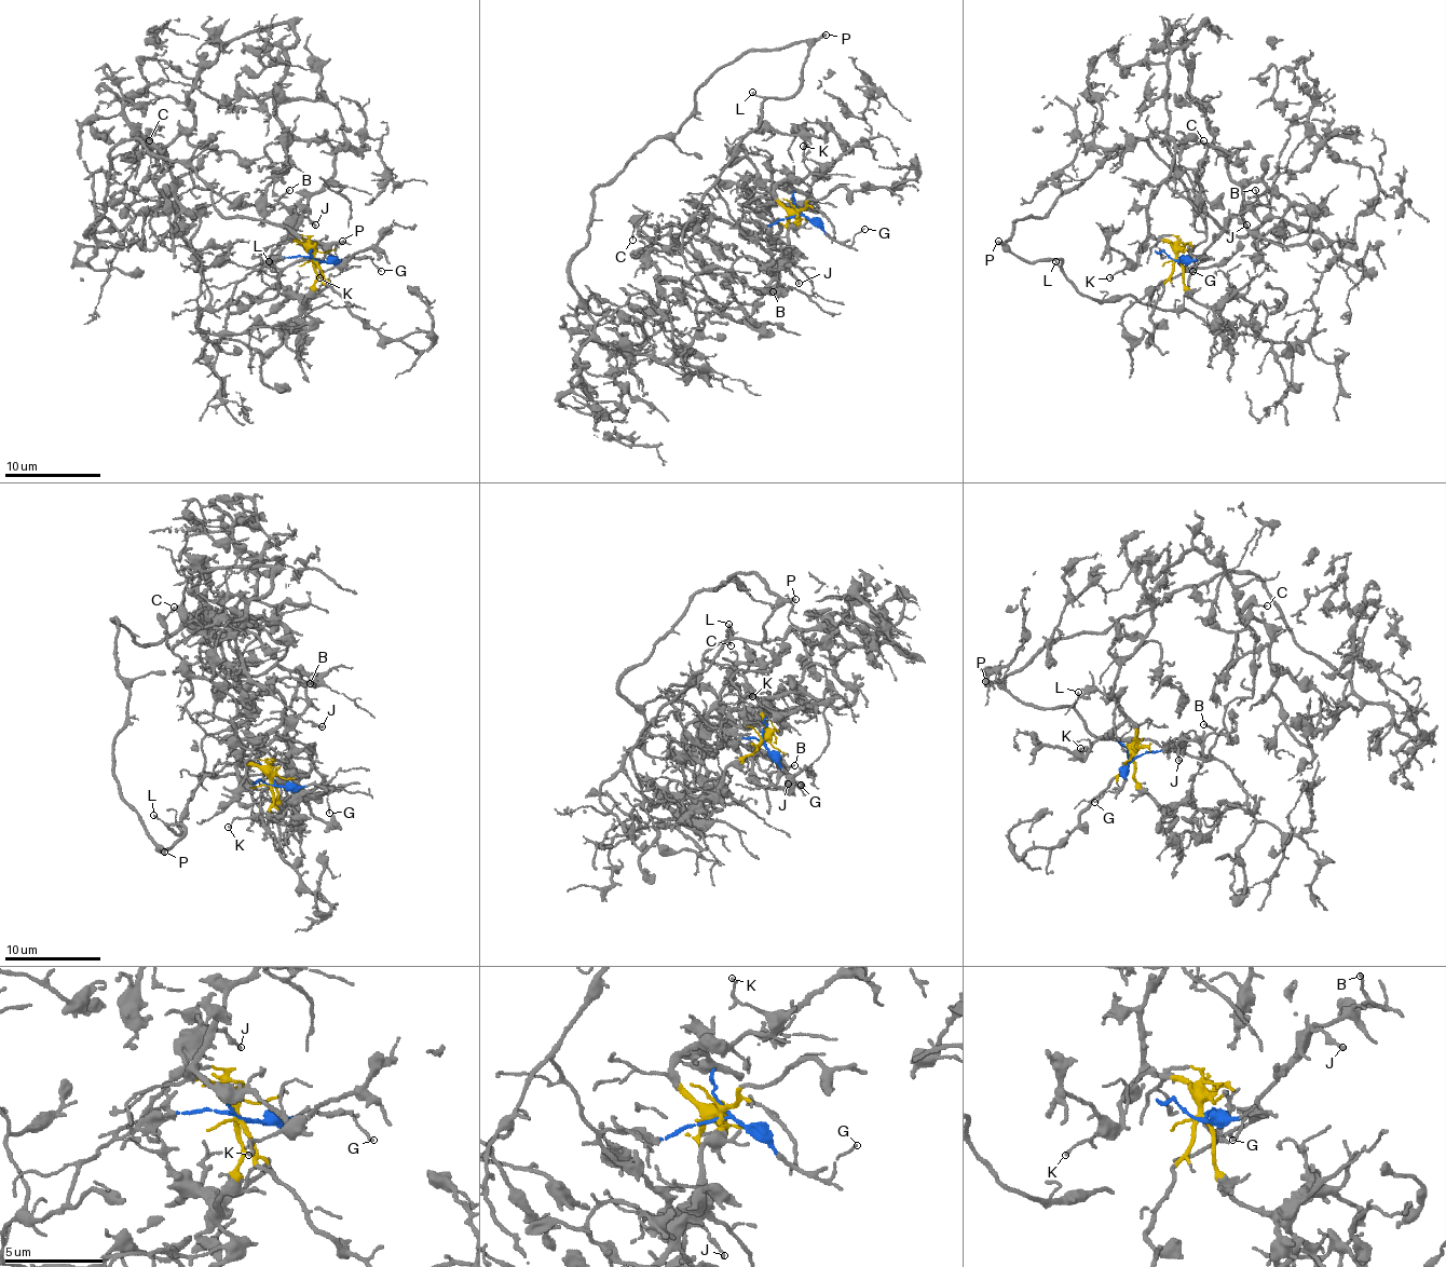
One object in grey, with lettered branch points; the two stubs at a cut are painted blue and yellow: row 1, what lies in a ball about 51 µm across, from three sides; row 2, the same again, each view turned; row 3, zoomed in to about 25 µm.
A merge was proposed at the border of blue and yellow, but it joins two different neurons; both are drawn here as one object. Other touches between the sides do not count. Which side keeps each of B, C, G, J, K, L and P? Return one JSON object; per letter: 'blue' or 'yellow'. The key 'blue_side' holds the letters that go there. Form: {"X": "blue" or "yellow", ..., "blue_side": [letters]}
{"B": "blue", "C": "blue", "G": "blue", "J": "blue", "K": "yellow", "L": "blue", "P": "blue", "blue_side": ["B", "C", "G", "J", "L", "P"]}

